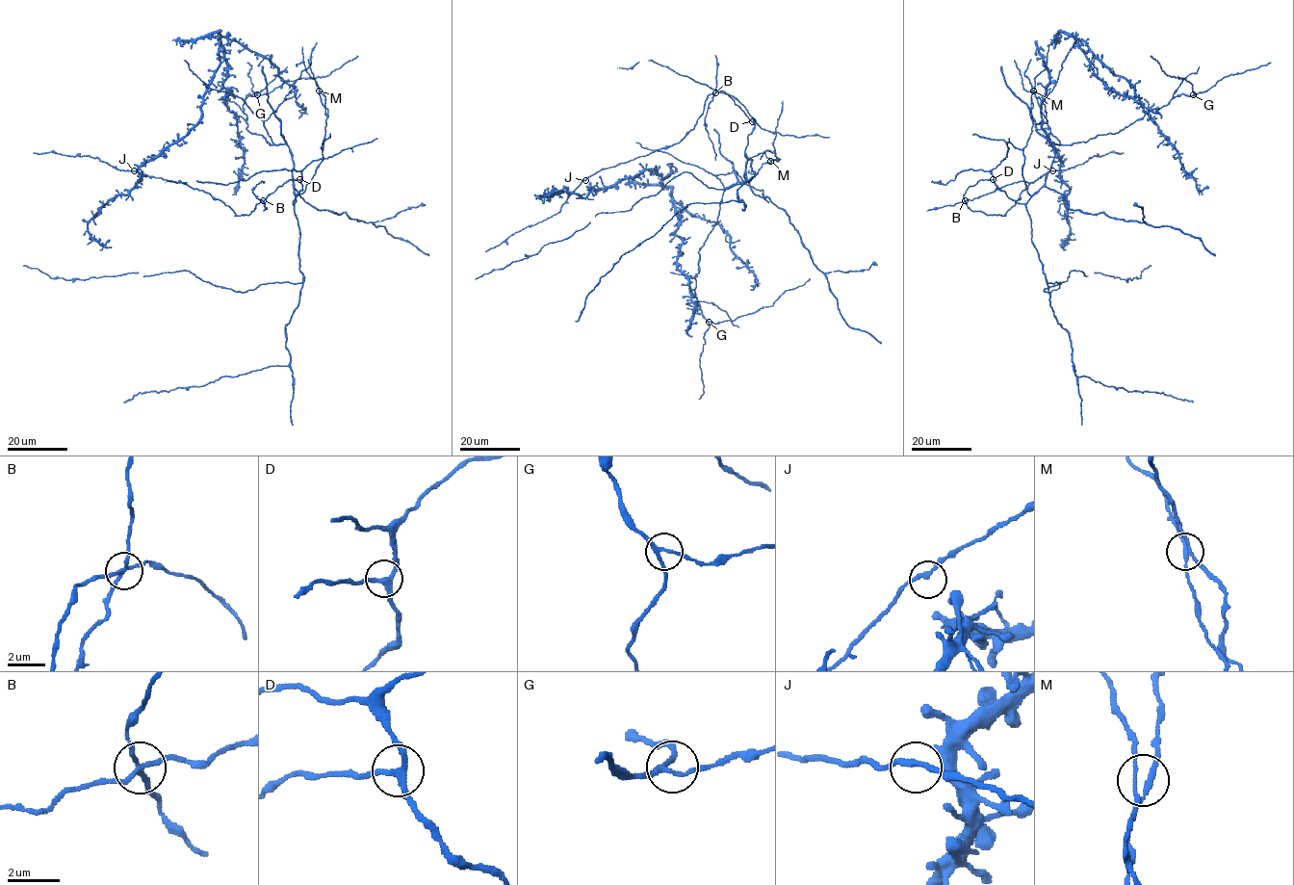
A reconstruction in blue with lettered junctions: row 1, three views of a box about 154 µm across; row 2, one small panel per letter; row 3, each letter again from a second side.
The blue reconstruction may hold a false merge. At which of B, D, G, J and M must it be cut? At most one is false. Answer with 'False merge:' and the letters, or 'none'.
False merge: B

